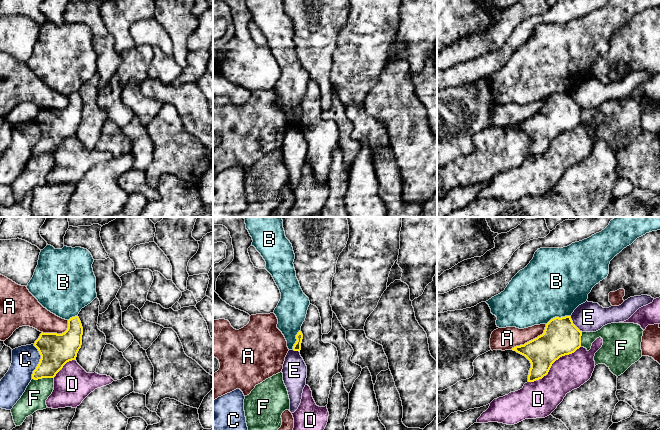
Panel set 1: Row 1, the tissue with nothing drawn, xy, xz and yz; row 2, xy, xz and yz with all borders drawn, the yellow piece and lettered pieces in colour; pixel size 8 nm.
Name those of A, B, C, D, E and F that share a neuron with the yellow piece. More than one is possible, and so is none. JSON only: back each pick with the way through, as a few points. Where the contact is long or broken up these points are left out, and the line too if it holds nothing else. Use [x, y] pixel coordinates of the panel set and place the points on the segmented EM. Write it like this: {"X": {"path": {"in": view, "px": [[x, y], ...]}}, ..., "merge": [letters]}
{"merge": []}

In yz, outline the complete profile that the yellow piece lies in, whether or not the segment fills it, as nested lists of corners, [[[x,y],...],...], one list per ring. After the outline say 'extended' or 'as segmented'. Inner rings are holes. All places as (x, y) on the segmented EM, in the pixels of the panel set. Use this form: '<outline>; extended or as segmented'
[[[571,316],[555,317],[546,324],[542,335],[512,350],[530,361],[528,382],[534,382],[546,376],[560,357],[579,349],[581,336],[582,331],[573,324]]]; as segmented

